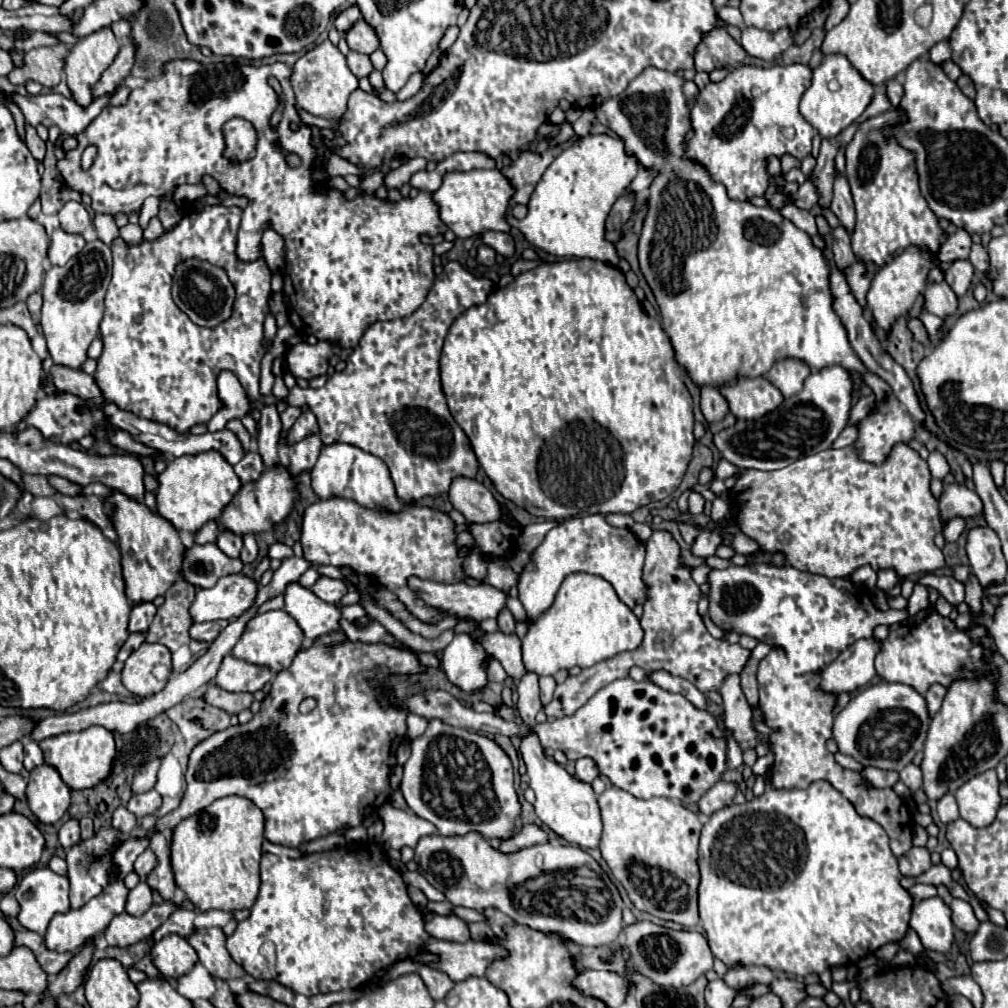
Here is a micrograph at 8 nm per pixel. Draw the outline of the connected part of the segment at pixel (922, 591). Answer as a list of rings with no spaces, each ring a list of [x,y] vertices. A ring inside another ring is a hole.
[[[915,585],[915,591],[909,597],[907,611],[909,611],[909,615],[915,615],[917,611],[921,611],[925,607],[929,607],[929,589],[923,585]]]

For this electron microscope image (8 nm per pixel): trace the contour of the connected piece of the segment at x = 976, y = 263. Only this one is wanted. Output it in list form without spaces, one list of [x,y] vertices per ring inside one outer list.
[[[973,245],[971,247],[971,255],[969,255],[969,261],[973,263],[973,267],[981,273],[989,273],[989,255],[987,251],[981,247],[981,245]]]

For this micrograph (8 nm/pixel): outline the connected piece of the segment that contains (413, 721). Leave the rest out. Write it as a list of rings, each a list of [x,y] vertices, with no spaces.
[[[409,715],[407,717],[407,737],[409,739],[415,739],[415,737],[423,735],[425,727],[427,727],[427,719],[423,719],[419,715]]]

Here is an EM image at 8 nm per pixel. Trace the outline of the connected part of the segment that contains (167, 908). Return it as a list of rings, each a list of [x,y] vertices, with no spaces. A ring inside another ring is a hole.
[[[163,901],[159,905],[153,905],[141,917],[135,917],[129,913],[115,915],[109,923],[109,929],[105,931],[105,939],[109,945],[115,945],[115,947],[127,947],[143,939],[149,939],[153,931],[161,923],[165,923],[165,919],[169,919],[169,915],[177,909],[181,909],[181,903]]]

